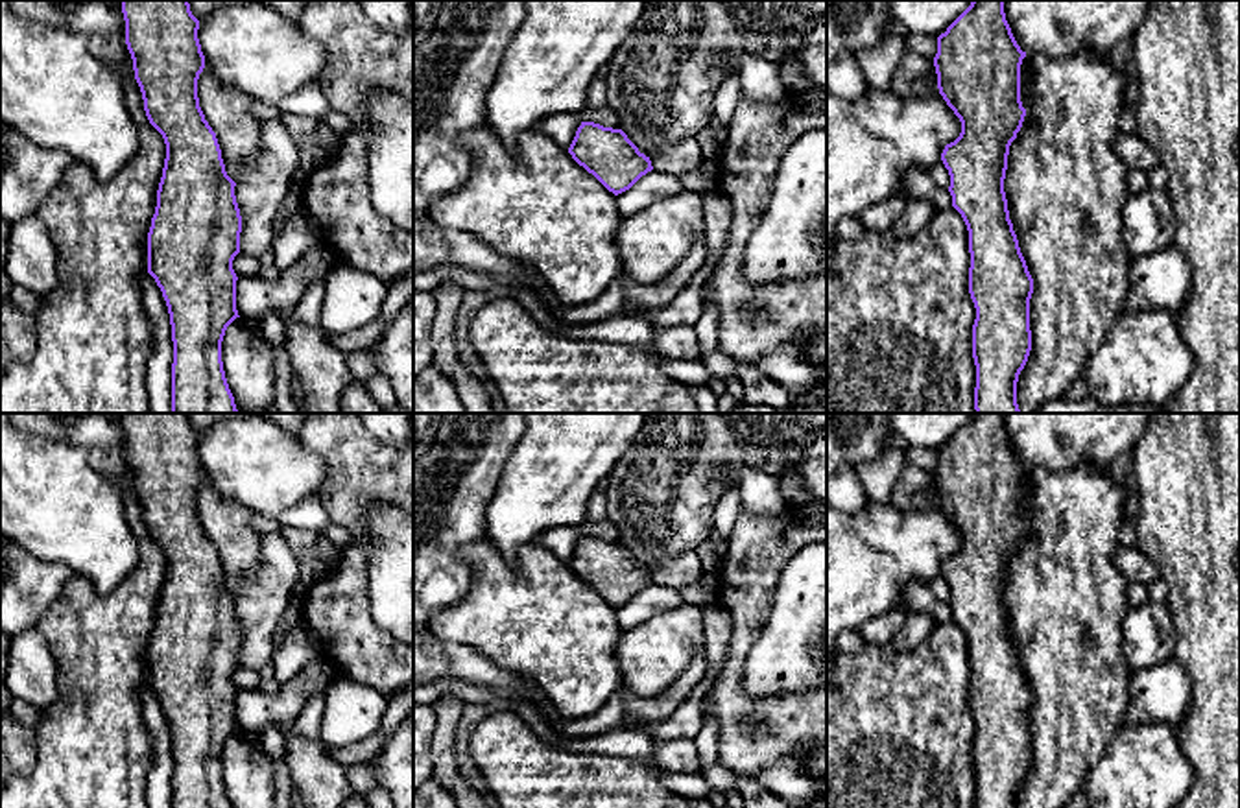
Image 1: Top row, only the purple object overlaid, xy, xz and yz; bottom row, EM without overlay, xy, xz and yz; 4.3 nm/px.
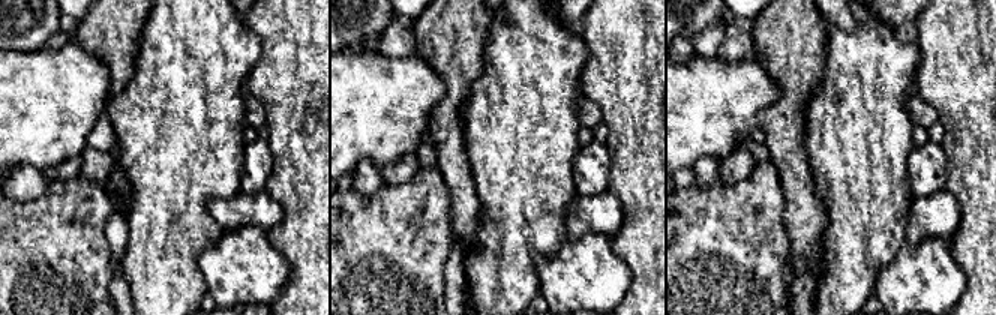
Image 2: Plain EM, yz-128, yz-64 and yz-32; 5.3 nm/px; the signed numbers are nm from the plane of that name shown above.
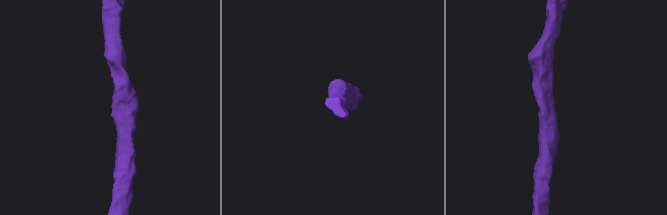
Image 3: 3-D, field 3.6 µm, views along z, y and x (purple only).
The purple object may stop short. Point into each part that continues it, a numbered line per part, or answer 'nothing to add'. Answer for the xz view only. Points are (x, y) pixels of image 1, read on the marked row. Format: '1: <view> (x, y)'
1: xz (536, 203)

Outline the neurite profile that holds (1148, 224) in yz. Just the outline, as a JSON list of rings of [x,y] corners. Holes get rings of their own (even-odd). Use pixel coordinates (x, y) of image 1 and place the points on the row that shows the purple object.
[[[1146,188],[1131,194],[1122,205],[1122,234],[1131,256],[1172,245],[1175,214],[1166,190]]]

